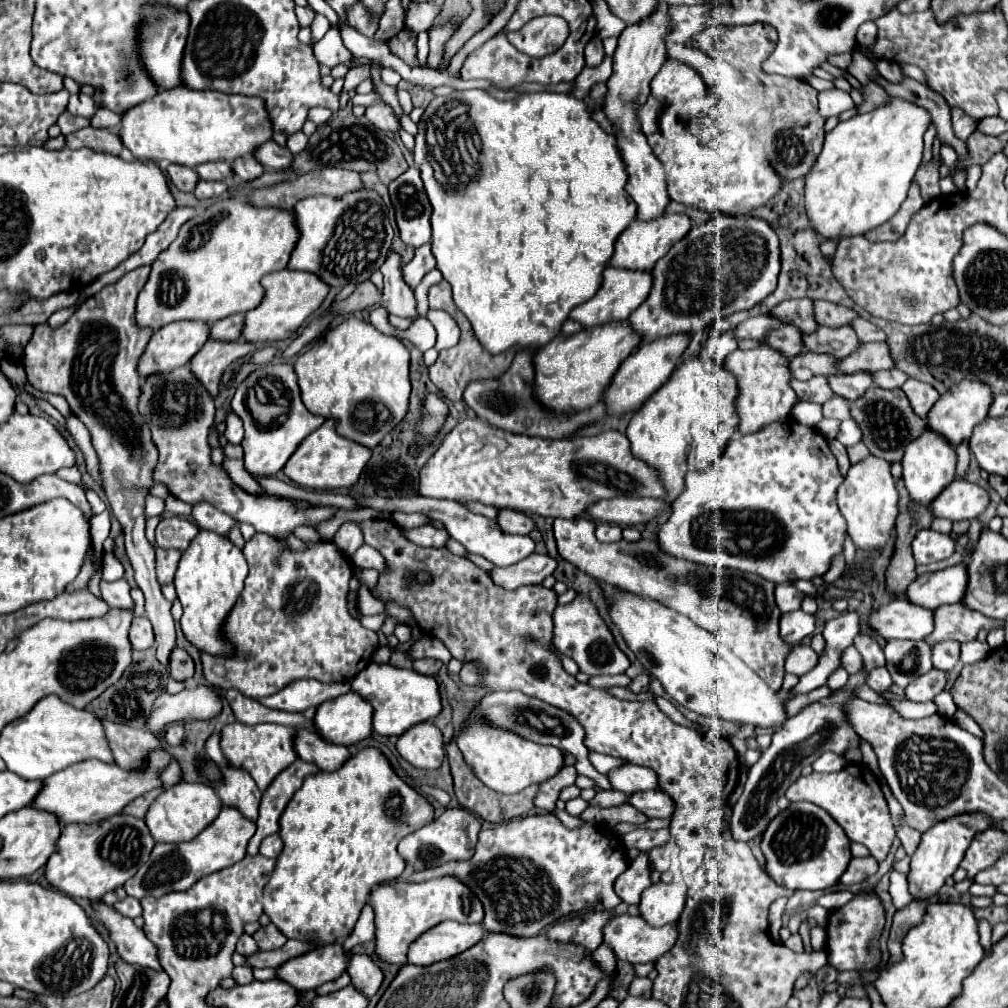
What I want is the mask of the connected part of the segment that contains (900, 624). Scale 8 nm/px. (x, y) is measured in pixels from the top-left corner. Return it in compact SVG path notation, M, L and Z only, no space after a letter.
M906 597L894 599L870 617L870 625L884 639L926 639L932 633L932 609L920 609Z

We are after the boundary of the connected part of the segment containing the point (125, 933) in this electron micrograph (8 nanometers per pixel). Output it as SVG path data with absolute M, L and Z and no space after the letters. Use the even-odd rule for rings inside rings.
M100 903L94 909L94 917L110 931L110 937L116 943L118 953L126 963L142 965L150 969L162 969L156 945L148 941L144 931L138 929L132 923L132 919L122 917L120 913L116 913L112 907L104 903Z

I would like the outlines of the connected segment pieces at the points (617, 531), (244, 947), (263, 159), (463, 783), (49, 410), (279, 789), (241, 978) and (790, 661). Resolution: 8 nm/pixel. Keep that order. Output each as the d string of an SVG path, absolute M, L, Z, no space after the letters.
M598 523L596 527L596 537L600 543L614 543L622 539L622 527L612 525L612 523Z
M244 933L244 935L240 937L238 945L236 945L236 951L238 951L240 955L244 955L244 957L250 957L252 953L258 953L258 945L256 945L256 941L254 941L248 933Z
M268 141L262 147L256 149L254 157L266 167L266 169L288 169L294 161L294 155L288 151L288 147L280 147L276 141Z
M450 741L450 745L446 747L446 755L450 759L450 769L452 769L452 777L454 777L454 793L456 793L458 801L464 809L472 811L474 815L478 815L478 817L482 817L484 821L490 821L490 823L504 823L504 821L510 821L514 817L522 817L522 815L526 815L528 811L534 809L534 797L536 797L540 785L530 785L528 789L524 789L516 795L496 793L496 791L484 787L484 783L472 773L472 769L468 769L468 765L464 765L464 757L462 757L456 741Z
M38 399L37 404L47 415L49 415L53 419L55 423L58 423L62 427L67 429L65 418L60 414L60 412L56 408L54 408L50 403L43 399Z
M296 759L288 769L284 769L284 773L280 773L272 781L272 785L262 795L260 817L256 821L258 829L256 829L254 837L248 843L248 855L254 856L258 853L258 847L260 847L260 843L262 843L264 837L278 833L280 815L282 815L284 807L288 805L288 801L292 799L292 795L302 787L304 777L310 775L310 773L316 773L316 771L318 771L316 765L304 763L302 759Z
M234 967L232 979L234 979L238 985L246 985L246 983L250 983L250 981L254 979L254 977L252 977L252 969L250 969L250 967Z
M796 645L796 649L790 651L786 657L786 671L794 675L804 675L818 663L818 655L812 651L810 645Z

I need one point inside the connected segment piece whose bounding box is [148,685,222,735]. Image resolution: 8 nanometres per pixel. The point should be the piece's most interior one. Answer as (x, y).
(202, 702)

